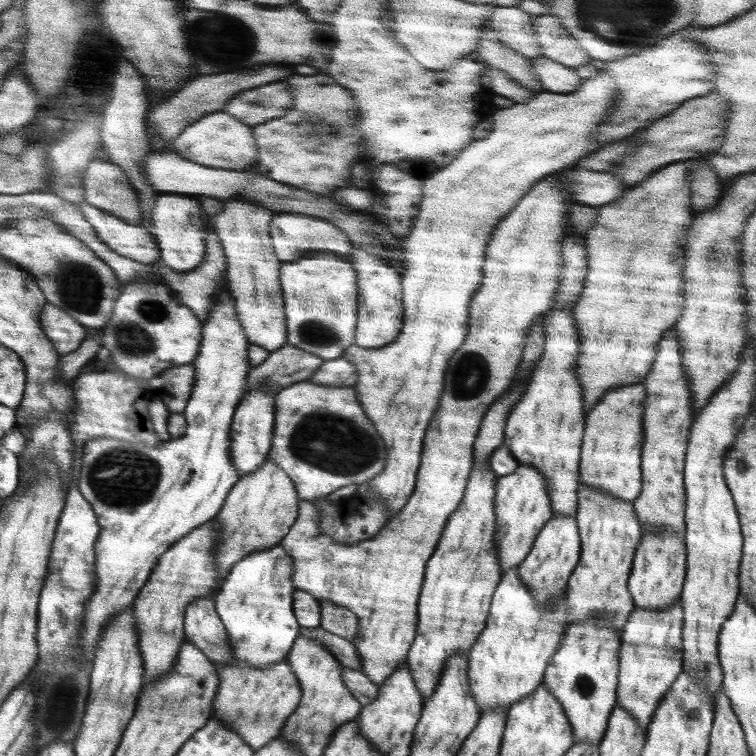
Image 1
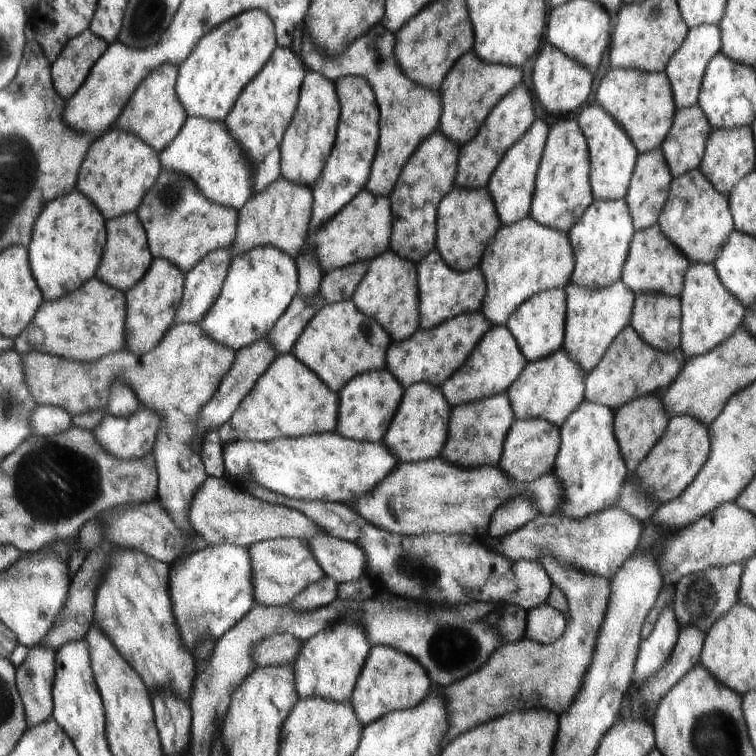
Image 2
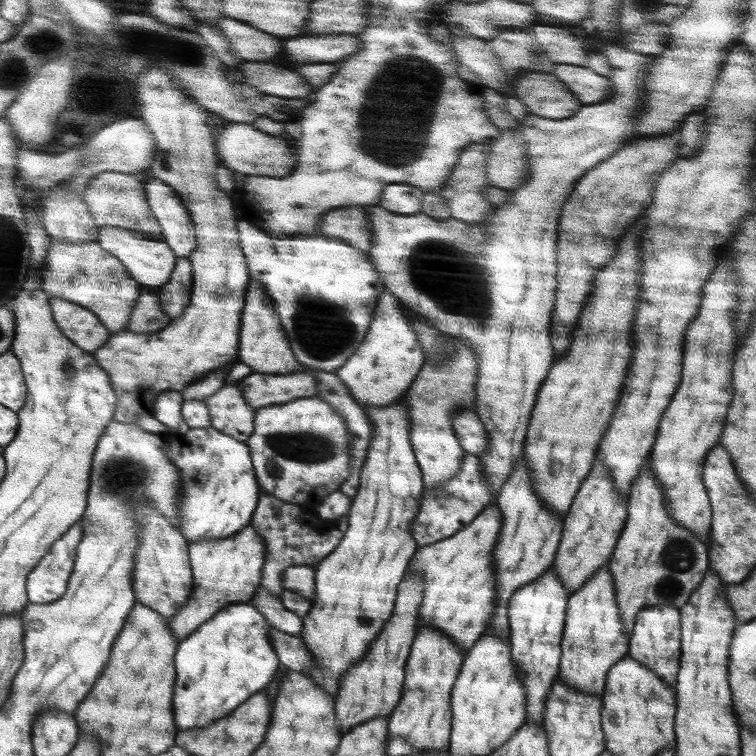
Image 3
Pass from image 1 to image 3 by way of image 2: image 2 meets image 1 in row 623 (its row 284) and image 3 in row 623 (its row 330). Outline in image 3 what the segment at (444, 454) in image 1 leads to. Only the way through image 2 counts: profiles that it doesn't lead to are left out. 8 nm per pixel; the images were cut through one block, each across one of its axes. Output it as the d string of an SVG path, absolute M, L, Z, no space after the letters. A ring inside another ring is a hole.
M406 572L399 584L393 616L385 623L381 634L370 646L370 651L361 662L349 668L341 676L336 700L336 719L340 722L342 735L350 733L352 727L367 720L389 716L404 695L405 667L412 651L413 640L417 636L417 618L425 599L425 584L421 574Z

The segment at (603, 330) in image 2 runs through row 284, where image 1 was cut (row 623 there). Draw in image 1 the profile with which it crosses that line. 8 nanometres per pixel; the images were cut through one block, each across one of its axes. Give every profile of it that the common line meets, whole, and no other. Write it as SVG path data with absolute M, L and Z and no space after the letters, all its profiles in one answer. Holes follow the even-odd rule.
M582 483L574 518L579 529L581 549L580 560L569 578L566 591L569 602L568 626L606 615L612 619L621 635L630 613L636 608L636 602L629 593L629 576L632 574L637 547L644 538L634 504Z

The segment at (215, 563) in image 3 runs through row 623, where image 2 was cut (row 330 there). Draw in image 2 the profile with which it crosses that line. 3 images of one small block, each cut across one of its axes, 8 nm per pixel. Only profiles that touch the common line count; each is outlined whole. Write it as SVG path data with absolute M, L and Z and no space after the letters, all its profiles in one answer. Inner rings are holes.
M178 323L164 337L162 344L154 352L149 352L148 354L134 354L134 352L125 349L121 352L110 354L109 357L101 358L100 361L78 362L58 355L36 351L32 352L32 354L24 355L24 366L26 366L26 378L28 378L30 390L32 390L34 398L38 400L38 404L64 408L74 417L98 410L105 410L108 414L114 382L128 384L130 388L136 391L144 405L158 410L160 414L164 414L166 428L158 436L156 448L156 458L158 459L158 468L161 474L160 497L158 500L166 507L167 512L174 518L174 522L180 526L180 530L185 534L190 534L190 532L194 531L189 519L190 506L193 504L193 498L196 496L197 491L209 478L208 474L206 474L201 454L192 450L193 440L198 436L198 430L196 430L198 420L196 418L198 418L202 406L206 406L210 402L210 398L217 393L221 386L221 381L228 376L229 370L233 368L234 358L237 358L234 350L214 342L213 338L208 338L204 334L200 323Z

